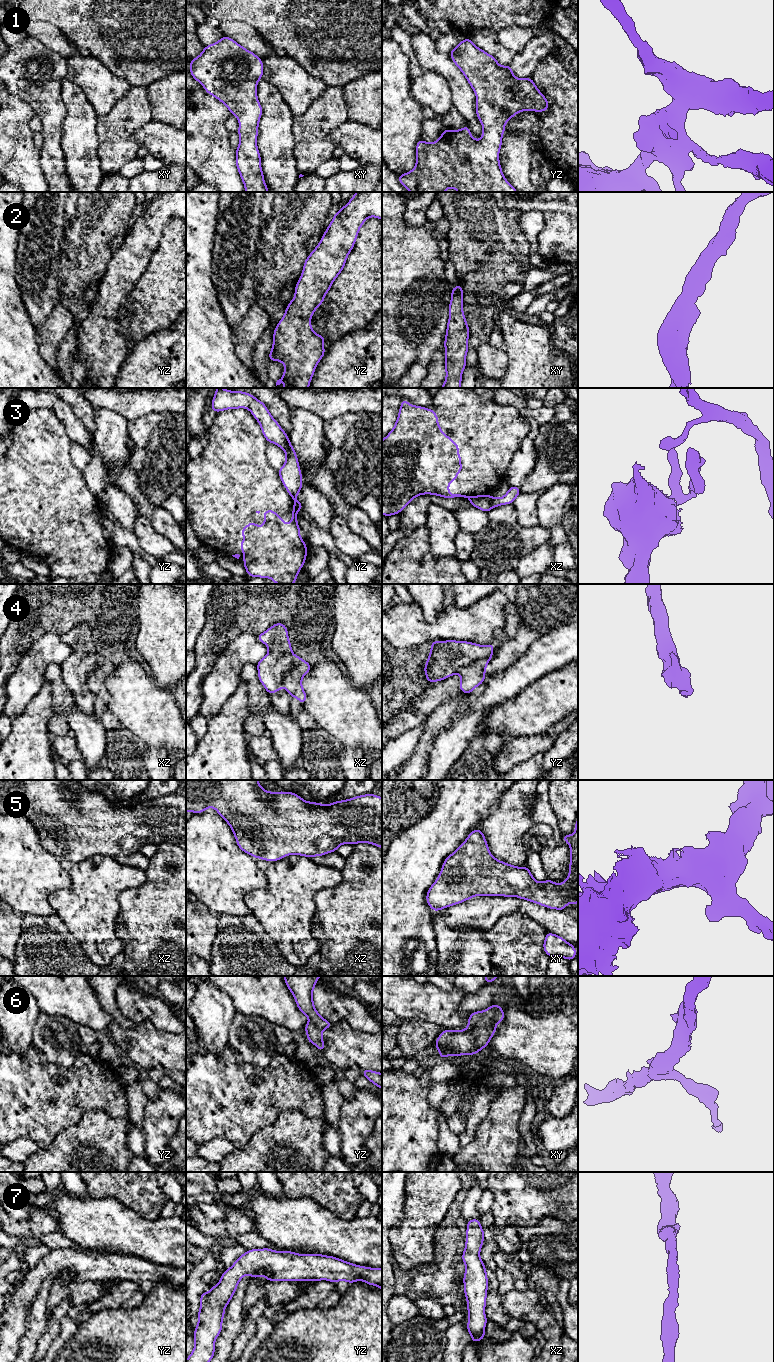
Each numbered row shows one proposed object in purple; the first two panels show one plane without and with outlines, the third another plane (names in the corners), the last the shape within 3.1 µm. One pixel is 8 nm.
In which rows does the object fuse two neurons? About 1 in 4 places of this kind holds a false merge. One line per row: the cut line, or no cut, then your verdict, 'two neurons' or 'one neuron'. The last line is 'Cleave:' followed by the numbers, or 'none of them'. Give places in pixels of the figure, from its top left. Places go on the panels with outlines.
1: no cut | one neuron
2: no cut | one neuron
3: yz (294, 506), (297, 511) | two neurons
4: xz (293, 654), (293, 669), (285, 674), (283, 686) | two neurons
5: no cut | one neuron
6: no cut | one neuron
7: no cut | one neuron
Cleave: 3, 4

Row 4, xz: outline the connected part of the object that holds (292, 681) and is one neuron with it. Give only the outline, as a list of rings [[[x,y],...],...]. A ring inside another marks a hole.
[[[295,654],[292,655],[292,658],[294,670],[285,674],[283,685],[291,697],[297,698],[303,704],[307,701],[307,695],[302,687],[302,678],[310,671],[311,664]]]

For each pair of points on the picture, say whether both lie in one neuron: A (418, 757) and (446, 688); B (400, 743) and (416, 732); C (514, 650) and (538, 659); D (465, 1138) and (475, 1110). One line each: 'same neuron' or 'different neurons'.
A: different neurons
B: same neuron
C: different neurons
D: same neuron

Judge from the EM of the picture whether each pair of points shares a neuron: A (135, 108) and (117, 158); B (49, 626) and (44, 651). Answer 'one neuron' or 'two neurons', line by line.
A: one neuron
B: two neurons

